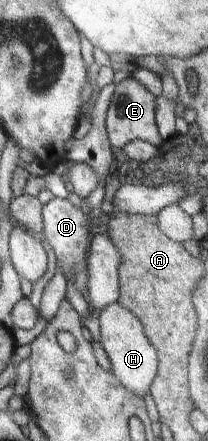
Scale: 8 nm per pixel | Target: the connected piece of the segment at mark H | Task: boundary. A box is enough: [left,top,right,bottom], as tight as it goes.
[99,302,159,398]

